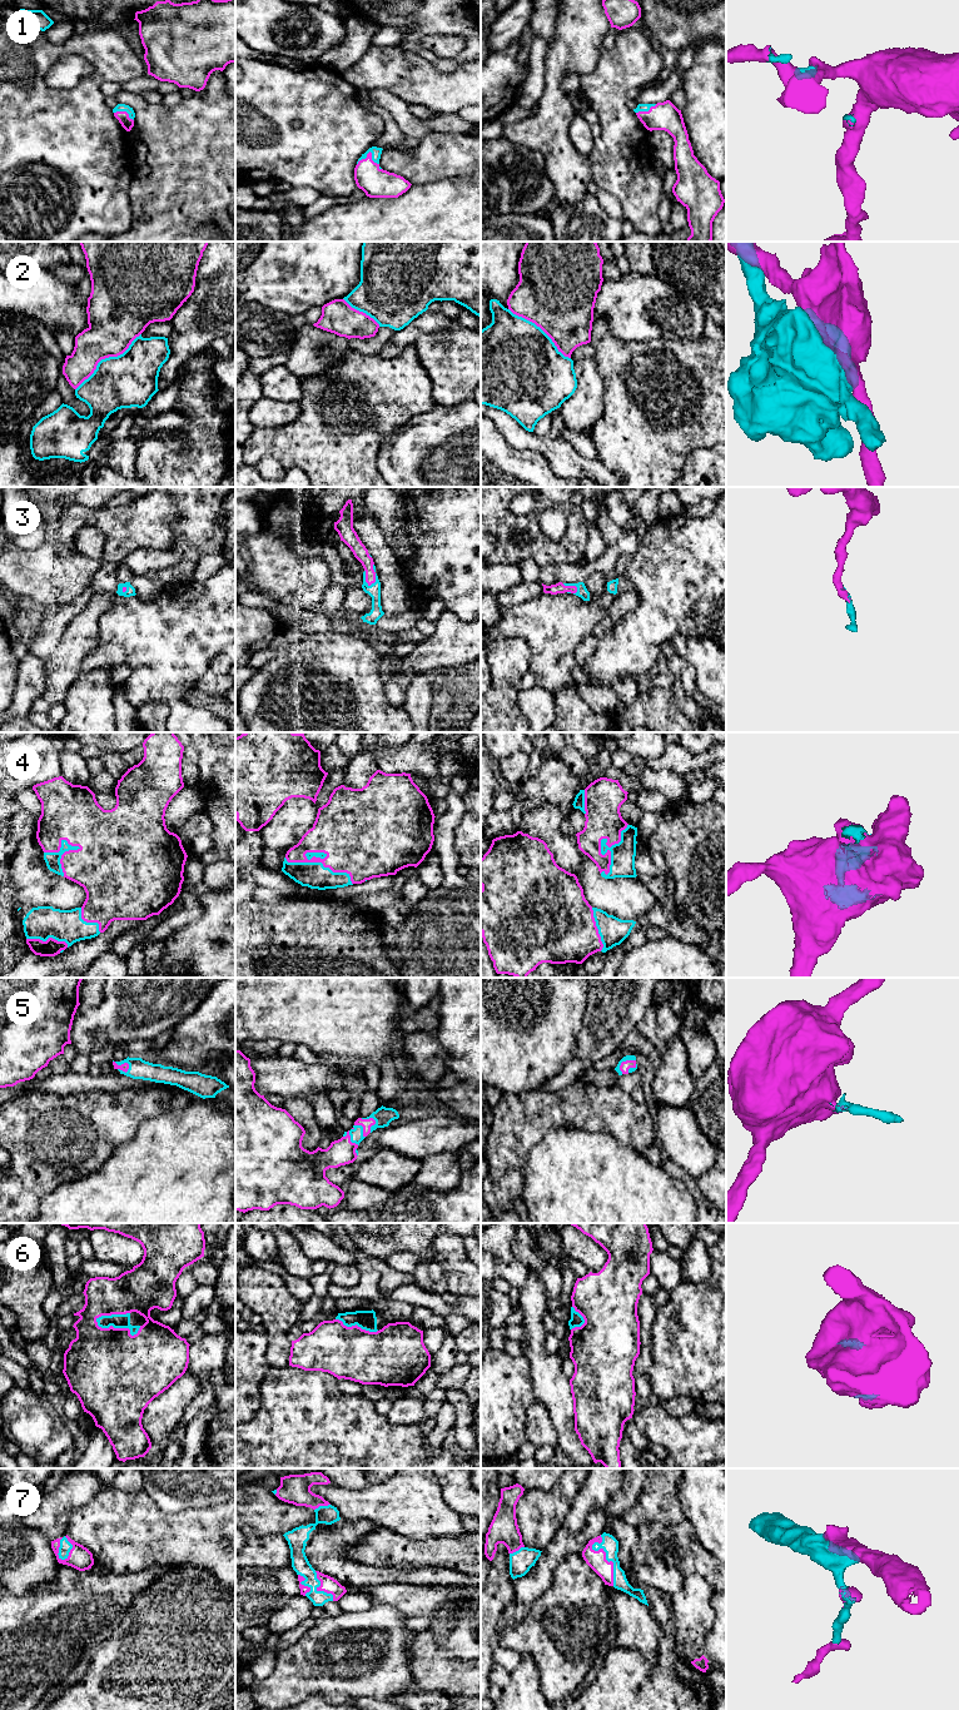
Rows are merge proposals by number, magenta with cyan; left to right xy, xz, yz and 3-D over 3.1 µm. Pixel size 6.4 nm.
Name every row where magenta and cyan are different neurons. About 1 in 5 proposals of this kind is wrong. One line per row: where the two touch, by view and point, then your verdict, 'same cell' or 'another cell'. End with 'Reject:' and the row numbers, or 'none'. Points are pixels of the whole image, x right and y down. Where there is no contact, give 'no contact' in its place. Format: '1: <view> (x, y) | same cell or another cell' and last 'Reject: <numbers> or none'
1: xz (368, 153) | same cell
2: xy (107, 357) | another cell
3: xz (374, 576) | same cell
4: xz (321, 861) | same cell
5: xy (124, 1063) | same cell
6: xy (118, 1328) | same cell
7: yz (605, 1555) | same cell
Reject: 2

